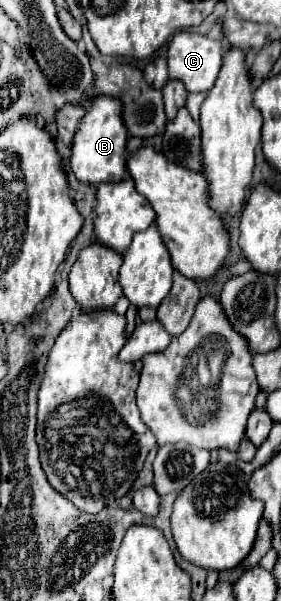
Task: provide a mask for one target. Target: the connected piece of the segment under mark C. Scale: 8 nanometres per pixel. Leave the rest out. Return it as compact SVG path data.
M178 31L172 37L168 45L168 79L182 81L188 93L210 91L220 73L220 67L222 67L222 45L218 39L190 31Z

